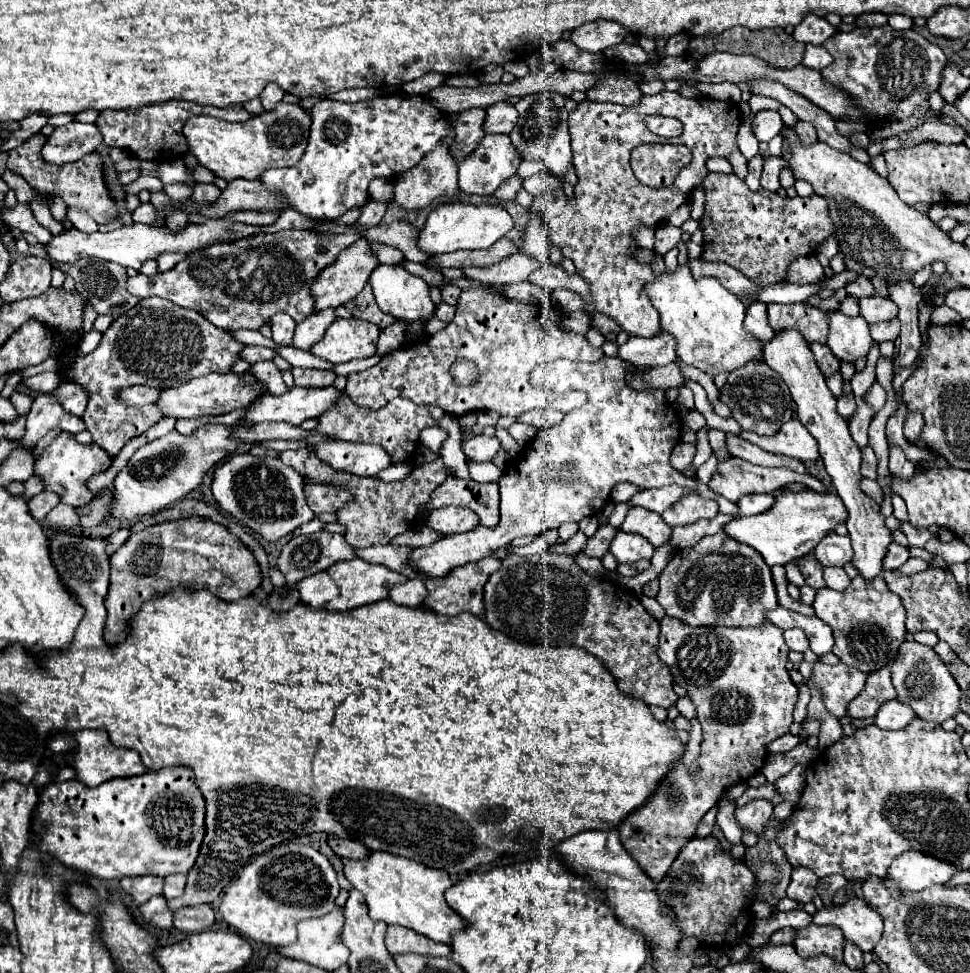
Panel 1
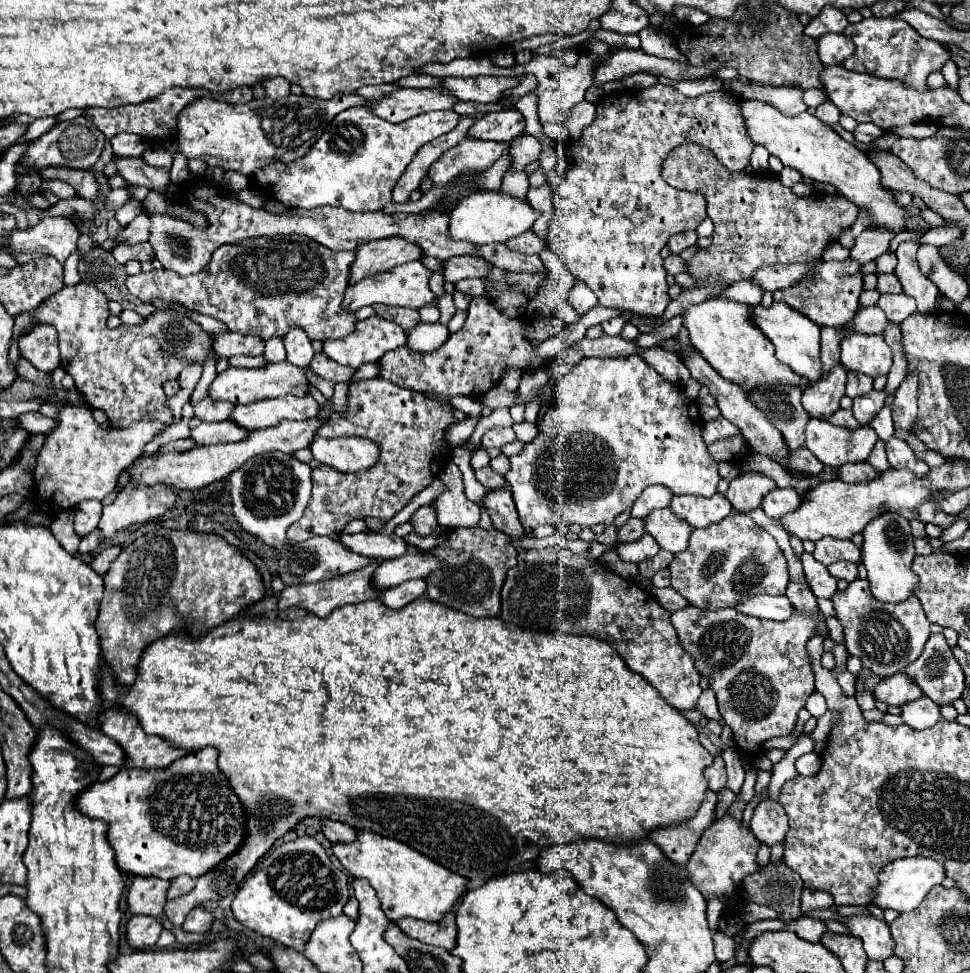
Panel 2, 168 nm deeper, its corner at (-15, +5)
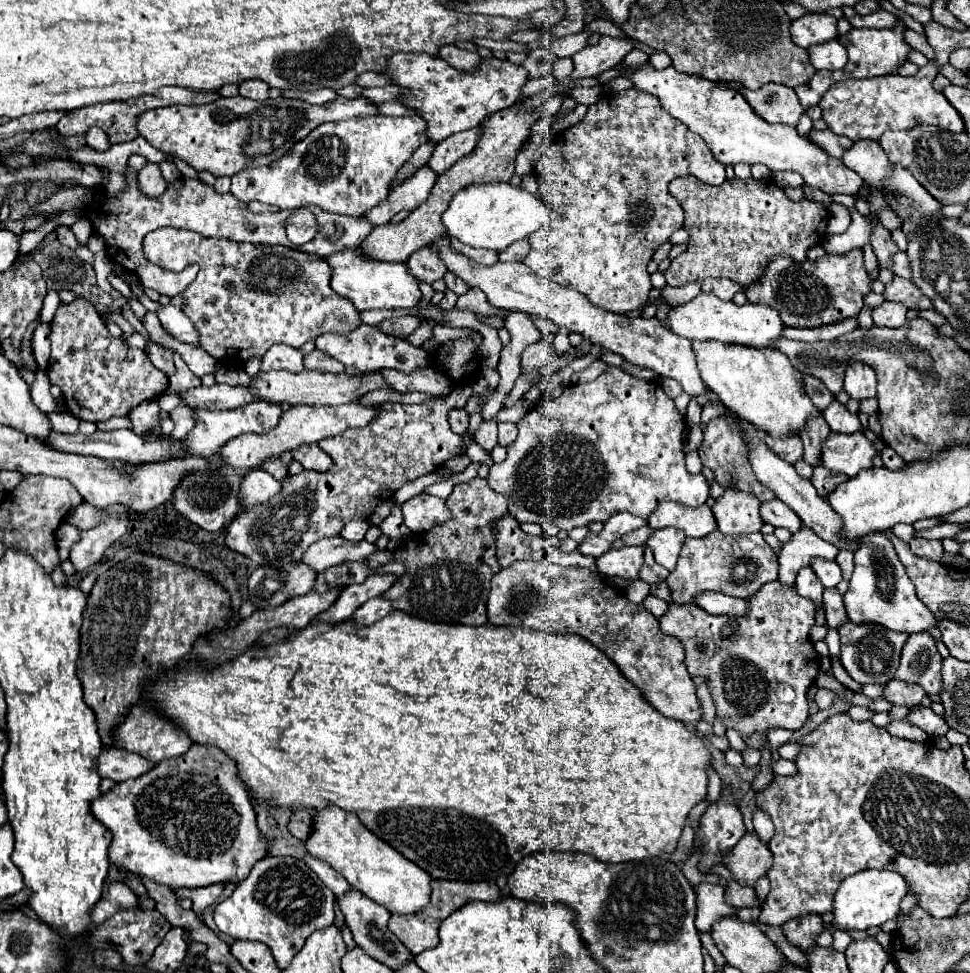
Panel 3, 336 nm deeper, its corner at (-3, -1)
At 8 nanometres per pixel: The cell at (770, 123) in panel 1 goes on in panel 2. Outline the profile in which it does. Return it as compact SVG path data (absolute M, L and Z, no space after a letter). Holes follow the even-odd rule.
M728 81L728 89L738 95L738 89L750 89L750 99L762 99L766 103L772 103L780 113L794 117L806 111L808 107L802 101L802 91L796 87L768 87L760 83L744 85L742 81Z

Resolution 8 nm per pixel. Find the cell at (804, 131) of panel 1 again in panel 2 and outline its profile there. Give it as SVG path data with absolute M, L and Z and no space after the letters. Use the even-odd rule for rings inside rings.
M828 101L828 103L822 103L822 105L816 107L816 117L818 117L822 123L826 123L828 127L832 127L832 125L838 123L838 119L840 119L840 111Z

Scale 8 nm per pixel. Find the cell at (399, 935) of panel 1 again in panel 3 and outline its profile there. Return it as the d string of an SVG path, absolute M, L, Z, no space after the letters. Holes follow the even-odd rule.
M430 881L432 885L432 895L430 895L430 903L420 909L420 913L412 913L412 915L398 915L394 913L388 921L388 929L408 947L408 951L412 955L418 955L426 949L432 949L438 945L438 927L440 923L454 913L456 909L464 907L468 901L498 901L500 899L500 889L498 889L498 897L496 897L496 885L490 885L486 881L474 883L474 881Z

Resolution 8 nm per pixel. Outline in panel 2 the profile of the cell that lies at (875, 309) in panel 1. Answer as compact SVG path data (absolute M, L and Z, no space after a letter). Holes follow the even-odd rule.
M898 293L898 295L880 295L878 307L896 325L900 325L908 315L916 313L916 301L912 297L908 297L908 295L904 295L904 293Z

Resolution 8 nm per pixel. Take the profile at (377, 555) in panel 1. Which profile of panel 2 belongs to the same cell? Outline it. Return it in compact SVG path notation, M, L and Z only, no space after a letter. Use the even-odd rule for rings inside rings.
M354 533L340 535L340 541L352 551L370 559L396 559L408 553L404 539L396 535L376 535L376 533Z

